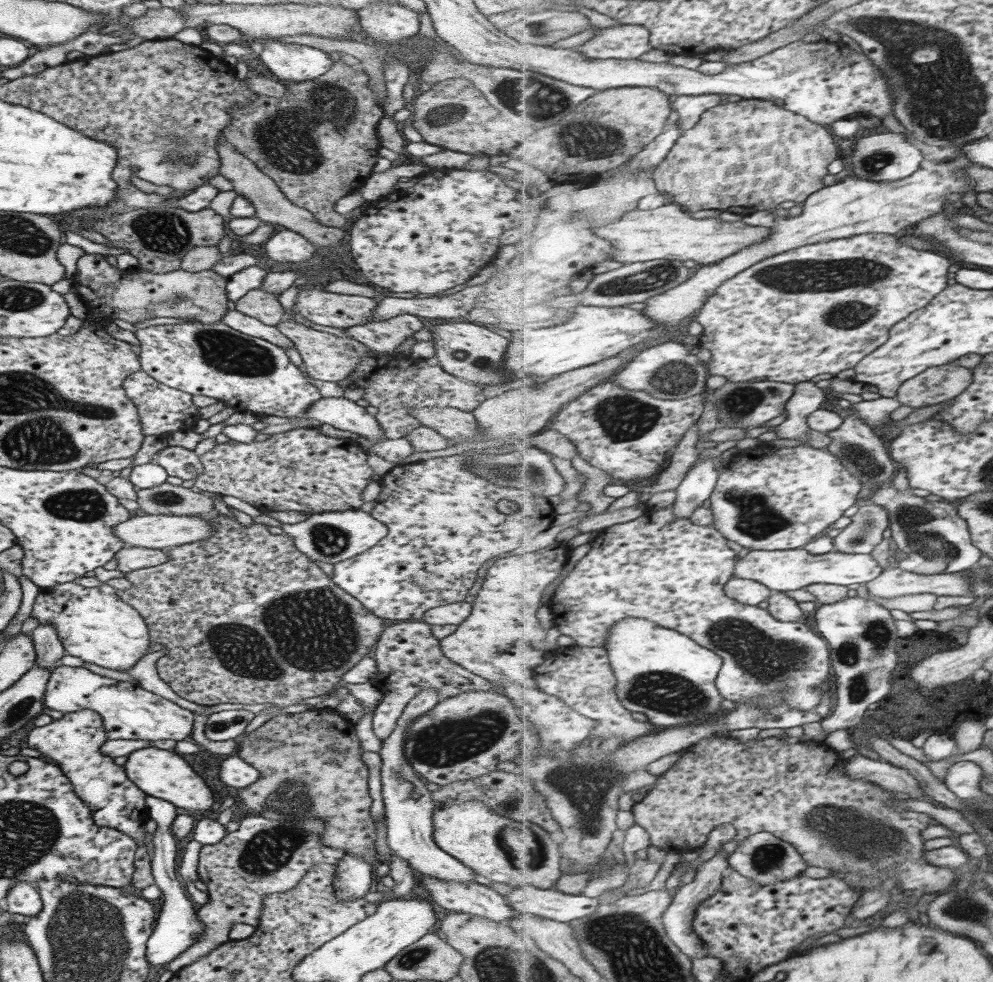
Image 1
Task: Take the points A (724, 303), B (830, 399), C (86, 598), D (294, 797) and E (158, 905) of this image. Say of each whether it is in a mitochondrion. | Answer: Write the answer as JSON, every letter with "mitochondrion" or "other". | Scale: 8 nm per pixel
{"A":"other","B":"other","C":"other","D":"mitochondrion","E":"other"}

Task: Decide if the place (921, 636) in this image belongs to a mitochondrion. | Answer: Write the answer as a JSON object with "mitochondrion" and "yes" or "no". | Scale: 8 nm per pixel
{"mitochondrion":"no"}

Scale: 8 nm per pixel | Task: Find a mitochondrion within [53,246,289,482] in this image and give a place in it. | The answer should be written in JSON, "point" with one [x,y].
{"point":[230,354]}

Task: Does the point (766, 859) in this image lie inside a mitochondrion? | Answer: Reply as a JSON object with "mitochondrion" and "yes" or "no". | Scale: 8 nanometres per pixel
{"mitochondrion":"yes"}

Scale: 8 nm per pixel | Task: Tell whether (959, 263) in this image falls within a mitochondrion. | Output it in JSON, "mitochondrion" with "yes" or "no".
{"mitochondrion":"no"}

